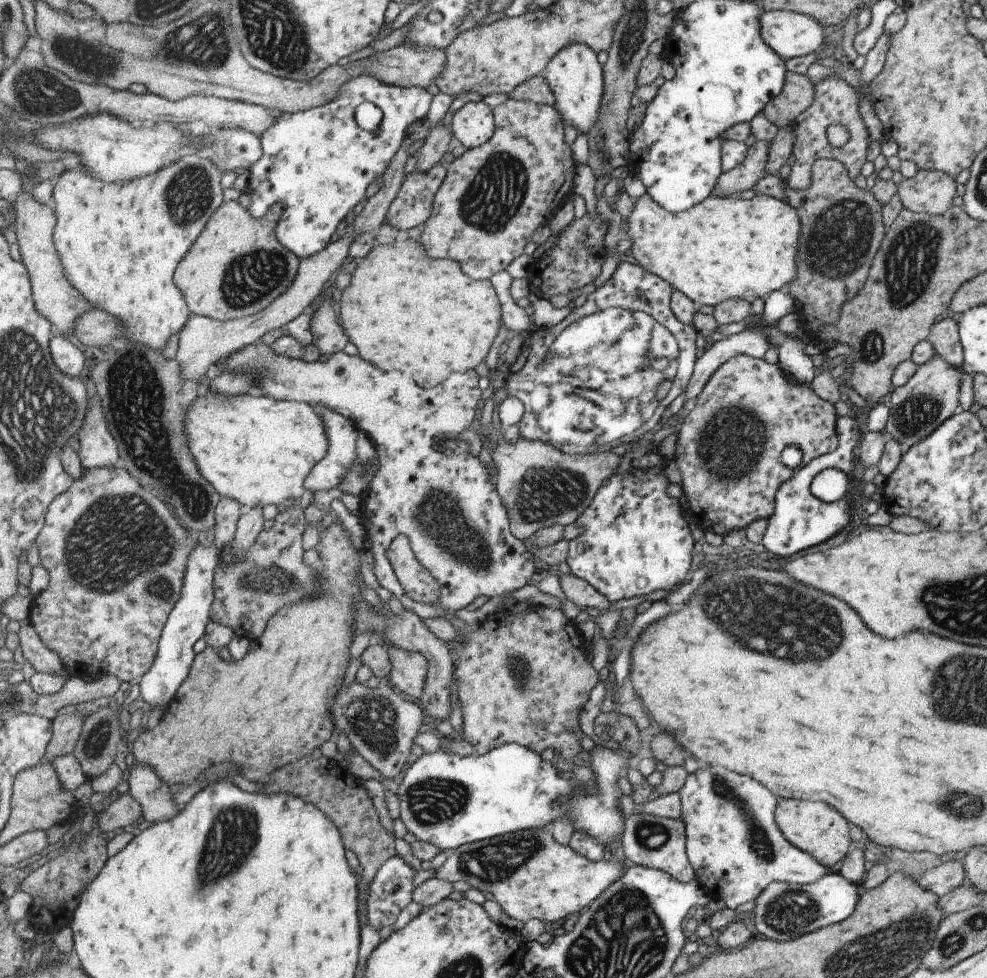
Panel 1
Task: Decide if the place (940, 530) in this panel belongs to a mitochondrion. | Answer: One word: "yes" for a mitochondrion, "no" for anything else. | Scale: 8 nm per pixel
no

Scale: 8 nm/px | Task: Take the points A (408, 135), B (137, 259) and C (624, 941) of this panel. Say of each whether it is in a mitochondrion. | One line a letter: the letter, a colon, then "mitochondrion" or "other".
A: other
B: other
C: mitochondrion

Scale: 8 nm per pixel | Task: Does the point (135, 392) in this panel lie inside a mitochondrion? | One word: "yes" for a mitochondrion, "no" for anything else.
yes

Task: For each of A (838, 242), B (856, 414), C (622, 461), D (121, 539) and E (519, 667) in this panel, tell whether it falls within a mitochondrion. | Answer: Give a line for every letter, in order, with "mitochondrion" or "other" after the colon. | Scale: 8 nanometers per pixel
A: mitochondrion
B: other
C: other
D: mitochondrion
E: mitochondrion

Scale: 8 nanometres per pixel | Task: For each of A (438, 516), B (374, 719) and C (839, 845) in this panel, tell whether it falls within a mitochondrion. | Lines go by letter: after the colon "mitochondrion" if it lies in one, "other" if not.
A: mitochondrion
B: mitochondrion
C: other

